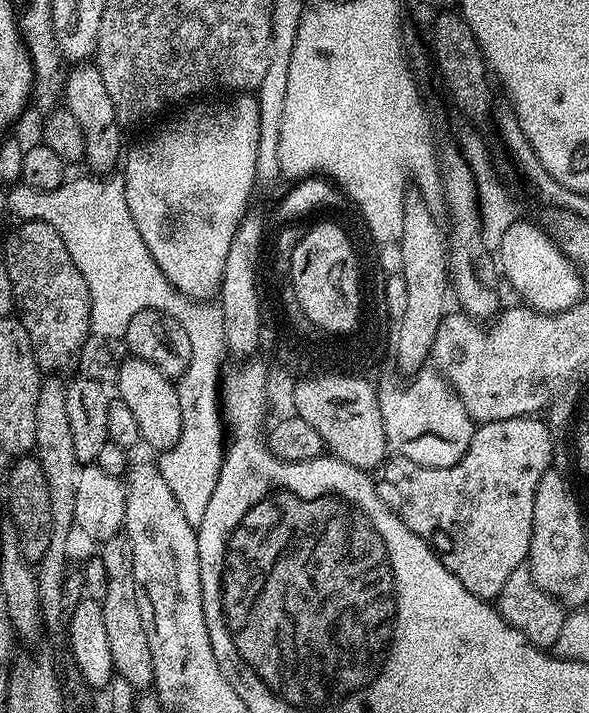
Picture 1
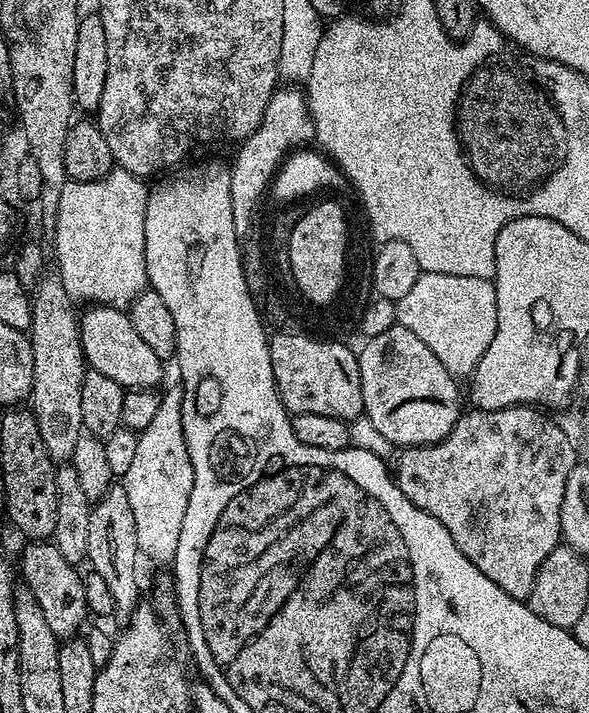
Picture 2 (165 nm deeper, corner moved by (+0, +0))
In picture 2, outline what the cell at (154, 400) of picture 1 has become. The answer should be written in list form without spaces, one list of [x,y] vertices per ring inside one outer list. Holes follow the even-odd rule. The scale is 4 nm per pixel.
[[[92,306],[85,312],[88,313],[80,316],[80,341],[87,367],[98,374],[106,374],[106,378],[114,378],[114,382],[126,390],[155,389],[156,383],[164,376],[165,361],[160,360],[158,354],[146,346],[146,342],[142,342],[140,335],[134,331],[134,322],[130,322],[127,311]]]

